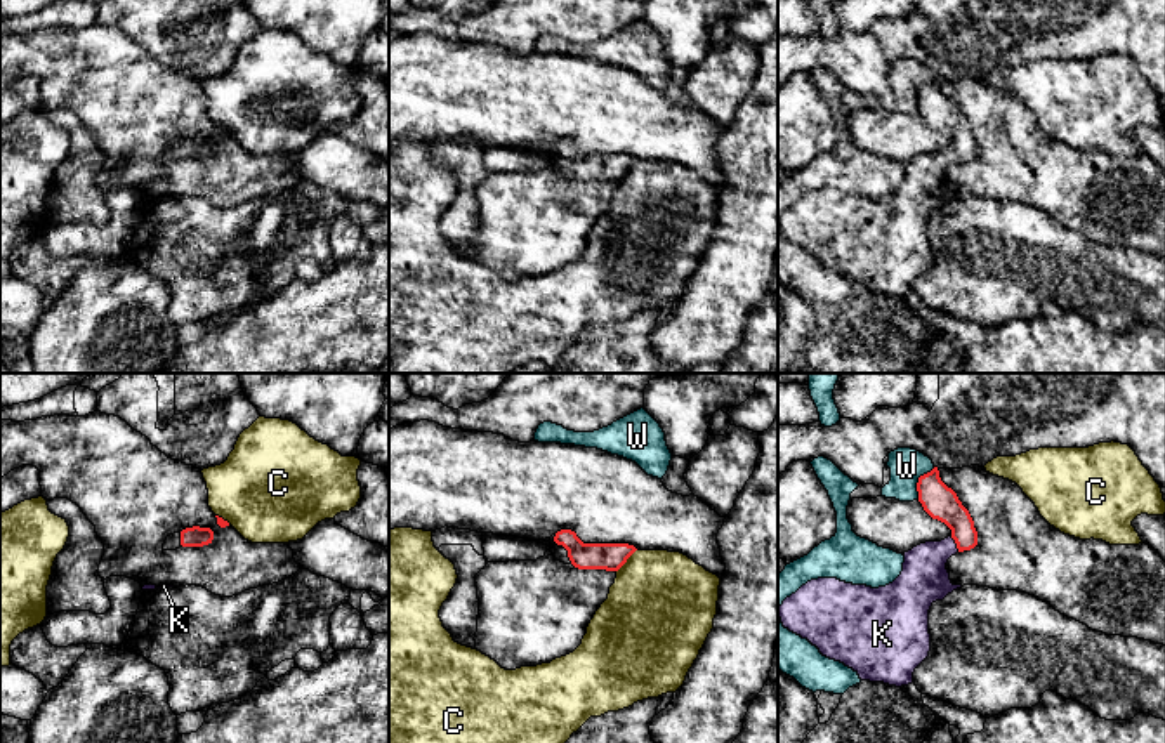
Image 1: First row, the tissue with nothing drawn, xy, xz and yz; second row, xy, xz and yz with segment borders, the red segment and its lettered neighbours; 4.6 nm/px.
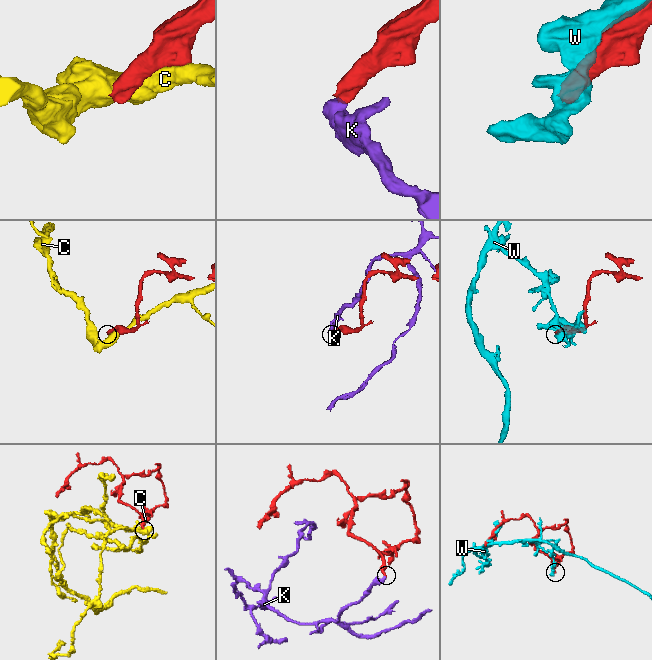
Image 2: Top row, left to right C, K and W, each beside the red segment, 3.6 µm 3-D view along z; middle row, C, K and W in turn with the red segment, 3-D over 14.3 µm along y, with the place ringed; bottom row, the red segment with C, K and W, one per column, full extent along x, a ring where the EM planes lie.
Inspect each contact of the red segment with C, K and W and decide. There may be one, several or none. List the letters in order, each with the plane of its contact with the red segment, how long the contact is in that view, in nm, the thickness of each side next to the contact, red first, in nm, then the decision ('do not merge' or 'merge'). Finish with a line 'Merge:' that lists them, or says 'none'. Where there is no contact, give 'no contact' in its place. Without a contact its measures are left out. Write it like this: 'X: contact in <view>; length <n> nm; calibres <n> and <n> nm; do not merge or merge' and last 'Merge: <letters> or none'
C: contact in xz; length 140 nm; calibres 130 and 480 nm; do not merge
K: contact in yz; length 80 nm; calibres 160 and 220 nm; merge
W: contact in yz; length 170 nm; calibres 160 and 160 nm; do not merge
Merge: K

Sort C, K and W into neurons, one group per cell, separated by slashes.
C / K / W

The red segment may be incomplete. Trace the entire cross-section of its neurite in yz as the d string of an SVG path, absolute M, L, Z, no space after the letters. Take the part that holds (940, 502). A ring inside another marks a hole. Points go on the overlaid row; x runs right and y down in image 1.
M938 467L918 477L917 491L924 510L951 529L948 538L925 542L905 552L901 575L885 587L872 588L837 578L818 578L802 585L780 606L783 627L807 639L823 656L852 668L861 681L896 687L912 684L915 668L929 656L931 606L962 587L951 583L946 569L948 559L977 545L977 531L969 510L941 481Z

